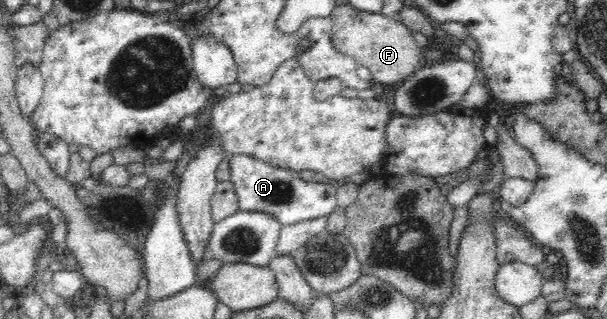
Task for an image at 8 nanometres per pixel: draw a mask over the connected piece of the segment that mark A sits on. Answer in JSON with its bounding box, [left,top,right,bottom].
[227,155,336,225]

